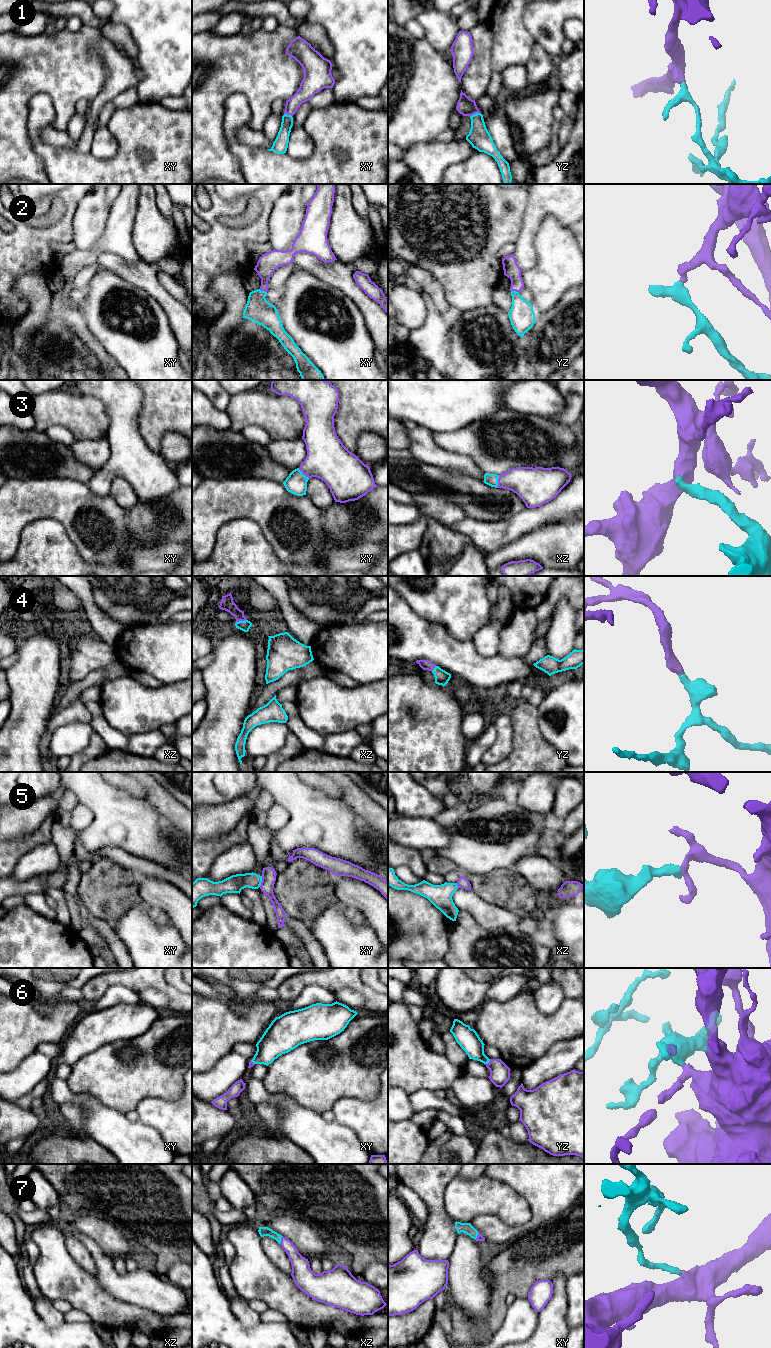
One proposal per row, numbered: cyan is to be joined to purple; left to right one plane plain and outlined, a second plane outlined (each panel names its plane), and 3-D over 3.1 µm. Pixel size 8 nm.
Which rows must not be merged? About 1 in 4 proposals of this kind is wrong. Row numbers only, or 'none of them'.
5

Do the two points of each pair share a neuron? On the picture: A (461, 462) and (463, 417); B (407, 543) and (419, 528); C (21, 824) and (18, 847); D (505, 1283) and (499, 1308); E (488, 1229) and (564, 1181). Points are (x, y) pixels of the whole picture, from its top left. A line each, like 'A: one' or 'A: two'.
A: two
B: one
C: two
D: one
E: one

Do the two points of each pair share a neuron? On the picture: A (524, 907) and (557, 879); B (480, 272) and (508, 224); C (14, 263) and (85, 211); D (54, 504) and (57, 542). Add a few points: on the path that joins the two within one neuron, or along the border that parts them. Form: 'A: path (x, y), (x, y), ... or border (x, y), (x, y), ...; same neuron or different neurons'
A: border (522, 875), (538, 892); different neurons
B: path (481, 260), (488, 248), (488, 244), (496, 236); same neuron
C: border (82, 198), (77, 205), (73, 218), (72, 241); different neurons
D: border (32, 521), (44, 518), (56, 519), (70, 538); different neurons

